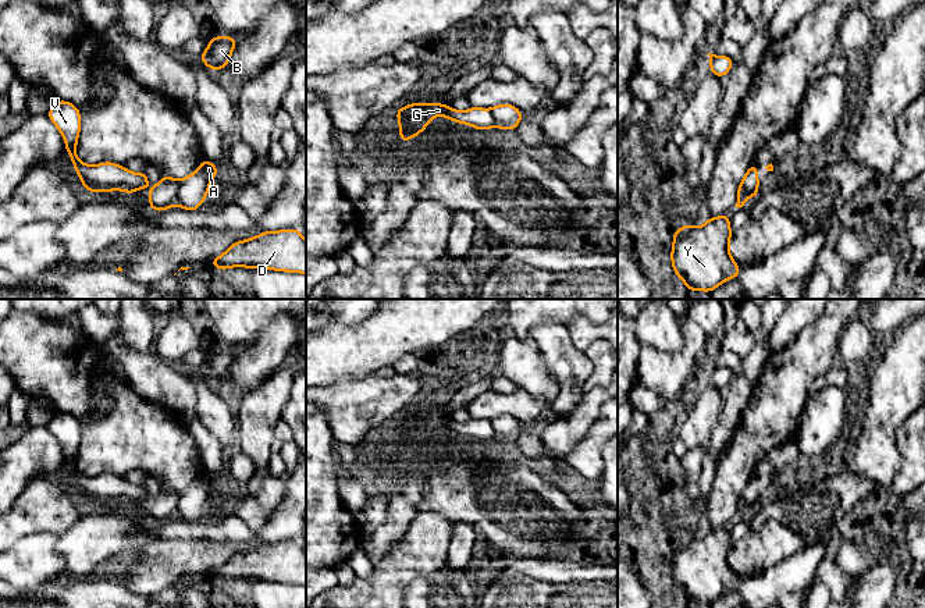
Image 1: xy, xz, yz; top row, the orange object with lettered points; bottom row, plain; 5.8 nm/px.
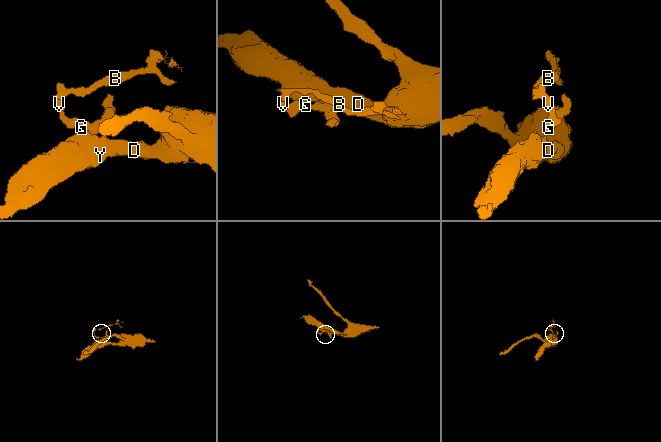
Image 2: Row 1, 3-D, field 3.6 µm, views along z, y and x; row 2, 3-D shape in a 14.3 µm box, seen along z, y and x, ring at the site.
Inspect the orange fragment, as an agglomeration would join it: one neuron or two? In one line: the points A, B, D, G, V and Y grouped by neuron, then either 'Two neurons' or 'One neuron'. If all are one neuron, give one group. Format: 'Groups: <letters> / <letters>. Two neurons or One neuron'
Groups: A D Y / B G V. Two neurons

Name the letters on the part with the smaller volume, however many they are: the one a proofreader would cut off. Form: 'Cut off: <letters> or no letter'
Cut off: B, G, V

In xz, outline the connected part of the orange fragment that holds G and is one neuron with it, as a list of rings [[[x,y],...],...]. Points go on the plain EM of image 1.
[[[410,415],[395,422],[399,434],[399,449],[402,454],[413,451],[435,427],[442,427],[459,435],[472,437],[476,442],[495,440],[495,431],[491,420],[480,420],[470,417],[466,423],[451,420],[448,416],[440,415]]]

